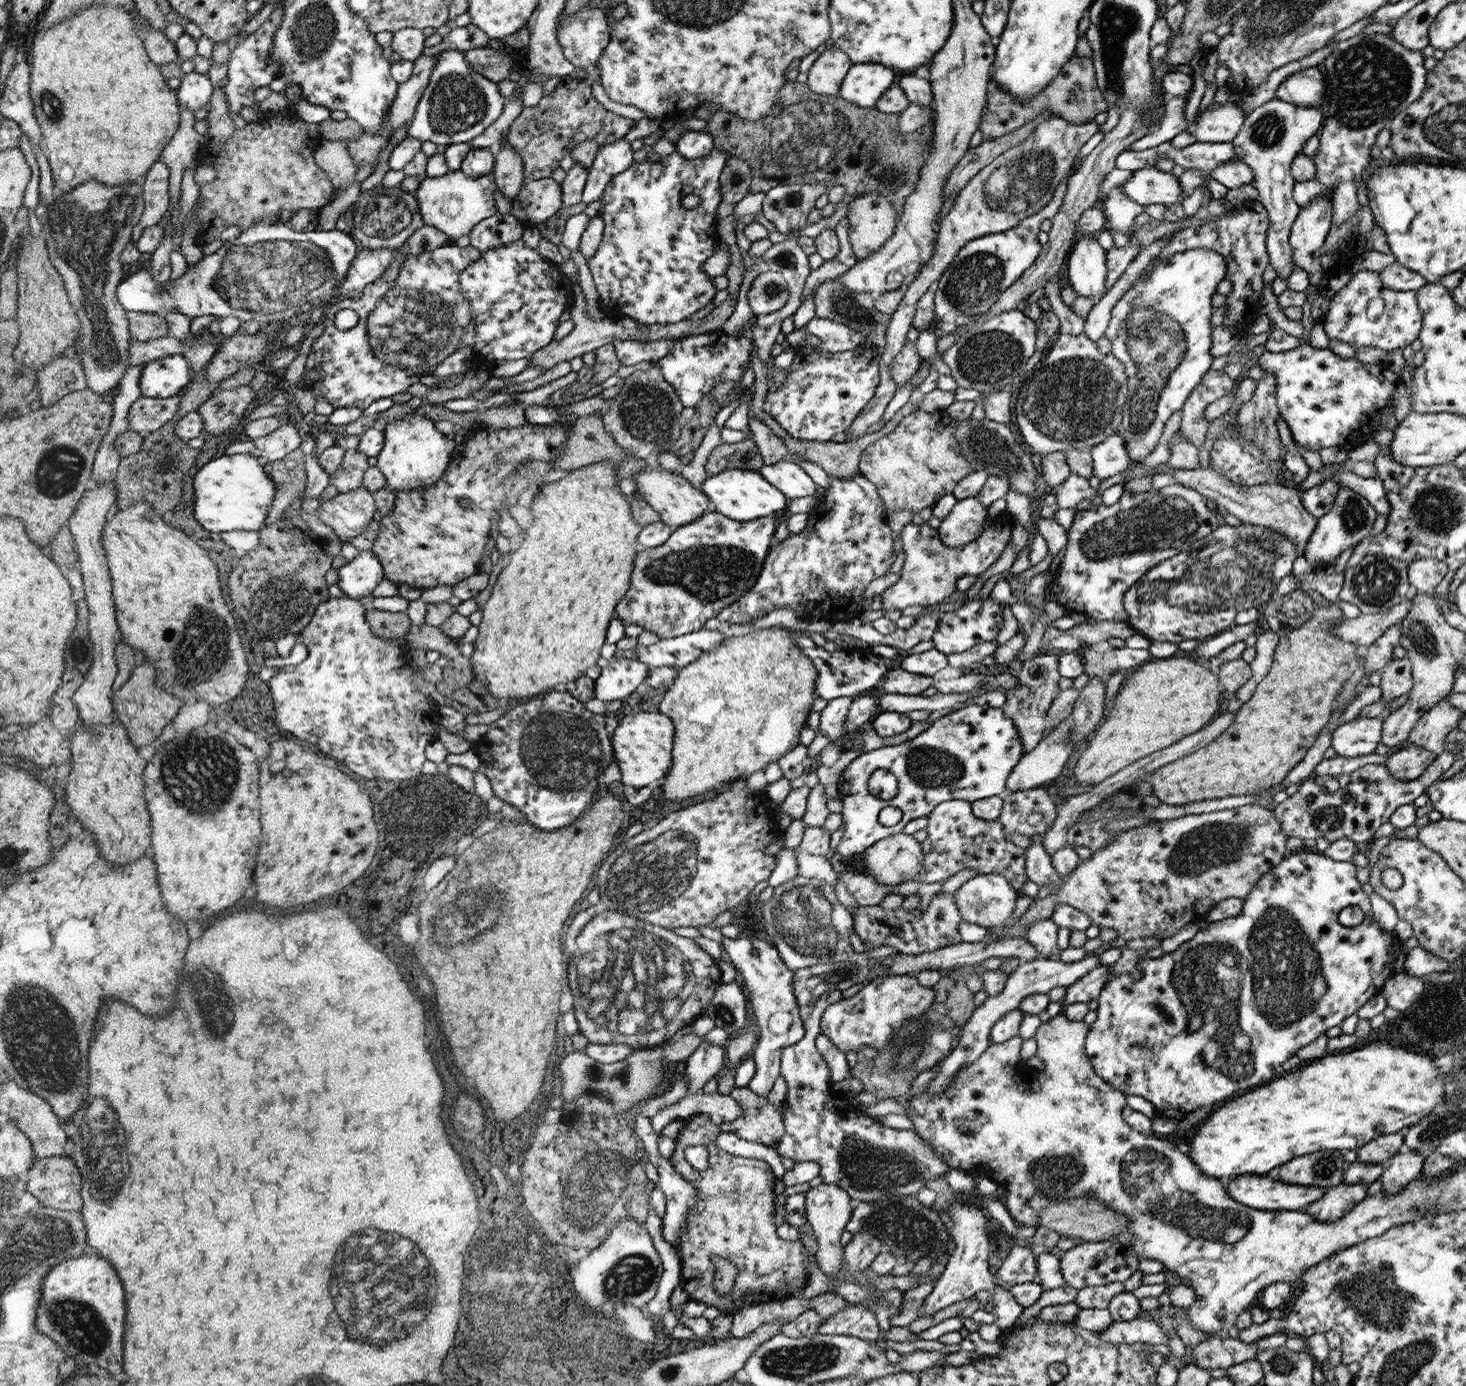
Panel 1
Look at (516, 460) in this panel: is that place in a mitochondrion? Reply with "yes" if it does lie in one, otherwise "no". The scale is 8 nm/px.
yes

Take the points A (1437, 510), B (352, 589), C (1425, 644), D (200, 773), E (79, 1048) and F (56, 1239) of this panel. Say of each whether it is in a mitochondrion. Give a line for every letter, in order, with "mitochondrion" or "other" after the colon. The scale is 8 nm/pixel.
A: mitochondrion
B: other
C: mitochondrion
D: mitochondrion
E: mitochondrion
F: mitochondrion

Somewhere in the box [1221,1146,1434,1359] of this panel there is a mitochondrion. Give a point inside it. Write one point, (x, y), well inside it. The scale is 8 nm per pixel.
(1323, 1168)

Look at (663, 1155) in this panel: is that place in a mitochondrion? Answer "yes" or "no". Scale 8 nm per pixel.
no

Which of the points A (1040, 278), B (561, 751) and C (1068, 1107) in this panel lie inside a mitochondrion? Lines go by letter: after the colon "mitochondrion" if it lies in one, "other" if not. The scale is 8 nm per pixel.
A: other
B: mitochondrion
C: other

